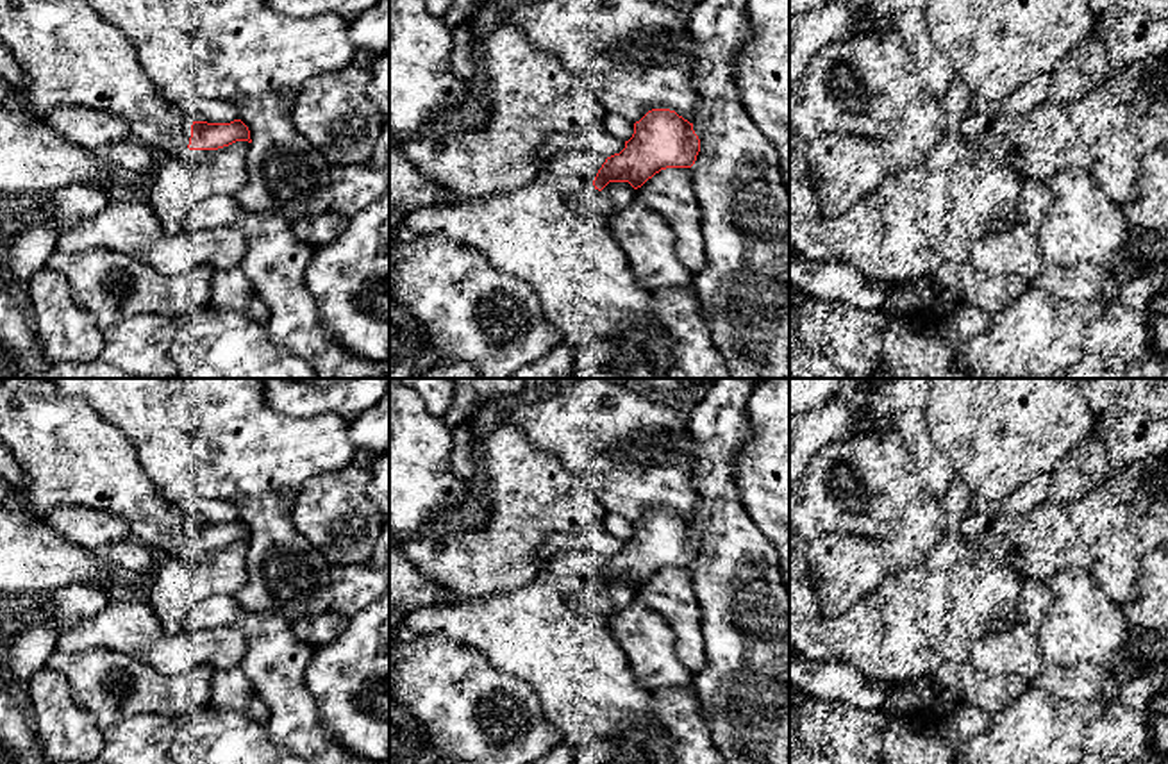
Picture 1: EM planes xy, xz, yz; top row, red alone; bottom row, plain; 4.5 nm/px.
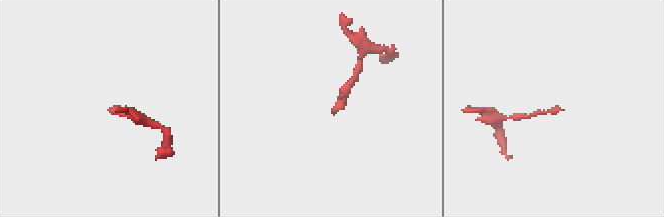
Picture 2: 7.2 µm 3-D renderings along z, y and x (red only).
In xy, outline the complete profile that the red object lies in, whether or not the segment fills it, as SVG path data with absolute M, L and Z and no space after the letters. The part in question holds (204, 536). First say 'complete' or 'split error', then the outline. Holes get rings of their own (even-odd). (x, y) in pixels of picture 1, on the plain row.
split error; M4 378L0 444L21 464L38 512L63 505L109 512L129 525L132 541L155 553L252 543L241 519L195 521L164 498L125 434L84 398L63 394L54 378Z

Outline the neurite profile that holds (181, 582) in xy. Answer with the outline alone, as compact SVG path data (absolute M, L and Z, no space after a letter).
M236 541L218 550L188 550L170 555L154 552L145 602L166 630L207 598L234 596L246 580L246 552L252 543Z

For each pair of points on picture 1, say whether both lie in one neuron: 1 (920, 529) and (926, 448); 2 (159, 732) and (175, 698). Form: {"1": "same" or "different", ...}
{"1": "different", "2": "different"}

